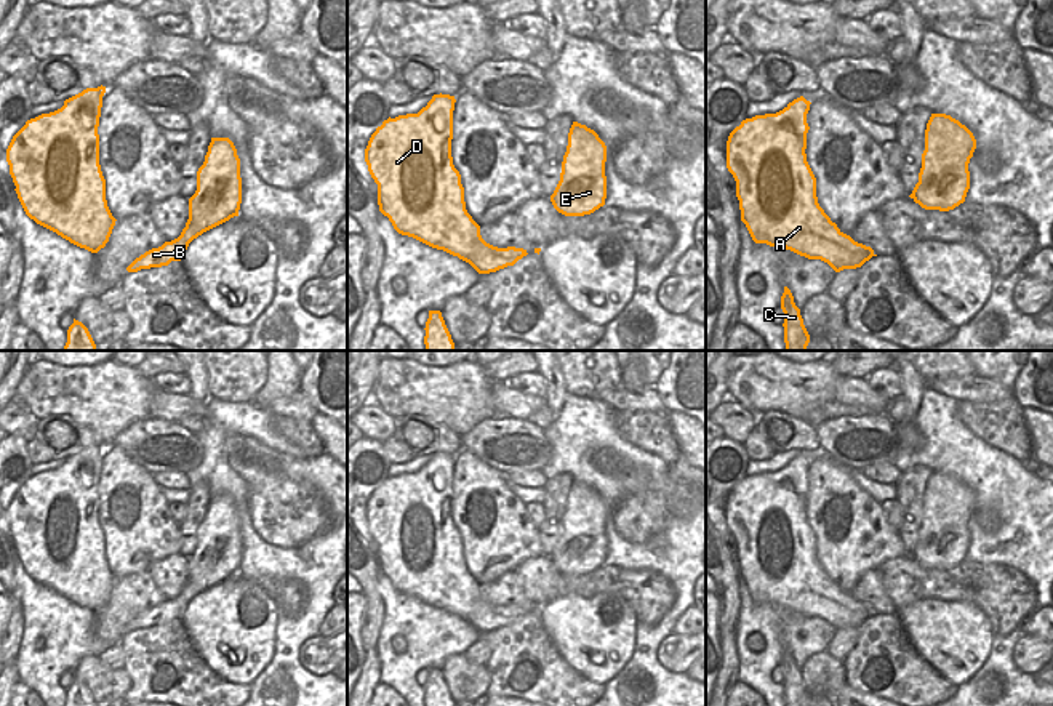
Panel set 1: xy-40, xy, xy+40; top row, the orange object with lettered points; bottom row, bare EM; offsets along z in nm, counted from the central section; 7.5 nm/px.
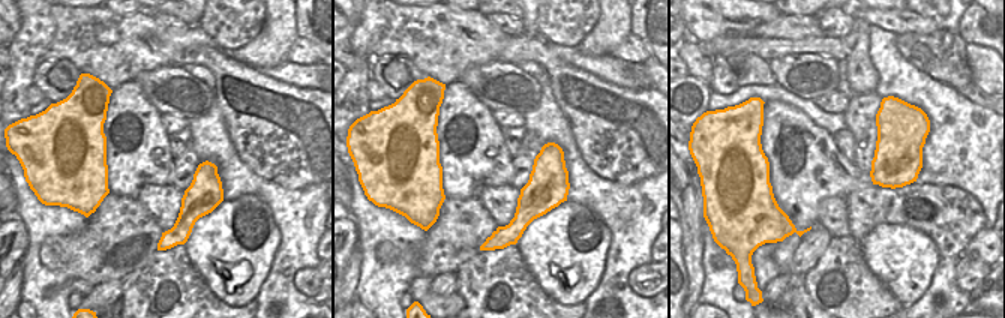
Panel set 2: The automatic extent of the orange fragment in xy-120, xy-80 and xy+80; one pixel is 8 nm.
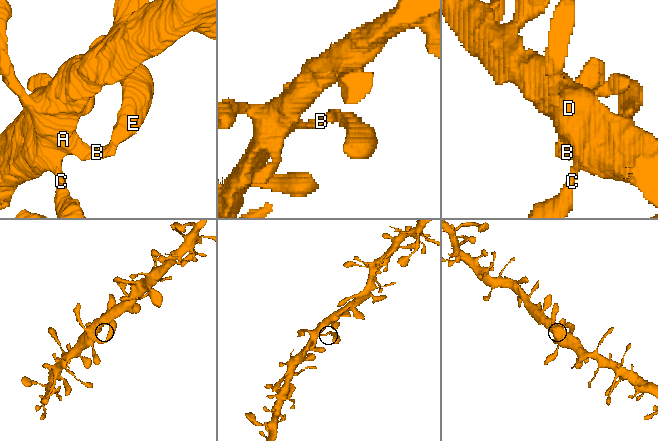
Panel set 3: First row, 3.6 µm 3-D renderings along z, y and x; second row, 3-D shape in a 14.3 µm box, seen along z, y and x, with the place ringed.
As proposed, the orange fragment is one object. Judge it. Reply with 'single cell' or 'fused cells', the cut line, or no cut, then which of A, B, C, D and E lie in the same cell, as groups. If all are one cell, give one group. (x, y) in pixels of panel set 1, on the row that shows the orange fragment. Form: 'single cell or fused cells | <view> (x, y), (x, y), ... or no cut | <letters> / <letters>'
single cell | no cut | A B C D E

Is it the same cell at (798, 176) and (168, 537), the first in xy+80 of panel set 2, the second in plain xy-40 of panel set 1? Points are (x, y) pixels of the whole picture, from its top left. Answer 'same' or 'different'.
same

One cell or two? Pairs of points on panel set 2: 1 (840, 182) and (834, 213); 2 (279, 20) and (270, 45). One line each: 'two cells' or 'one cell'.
1: two cells
2: one cell

